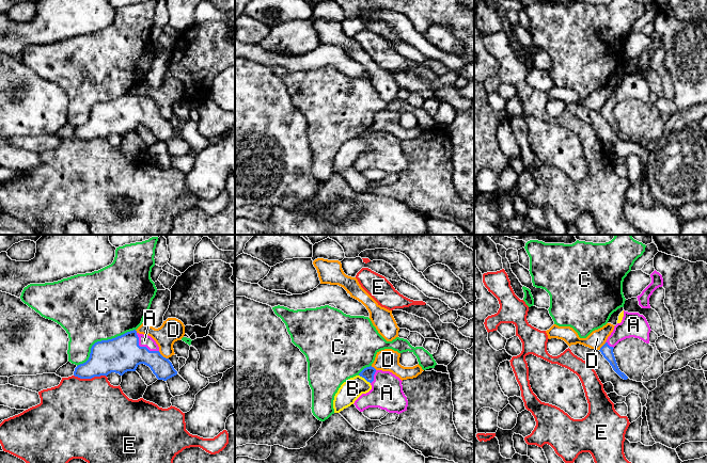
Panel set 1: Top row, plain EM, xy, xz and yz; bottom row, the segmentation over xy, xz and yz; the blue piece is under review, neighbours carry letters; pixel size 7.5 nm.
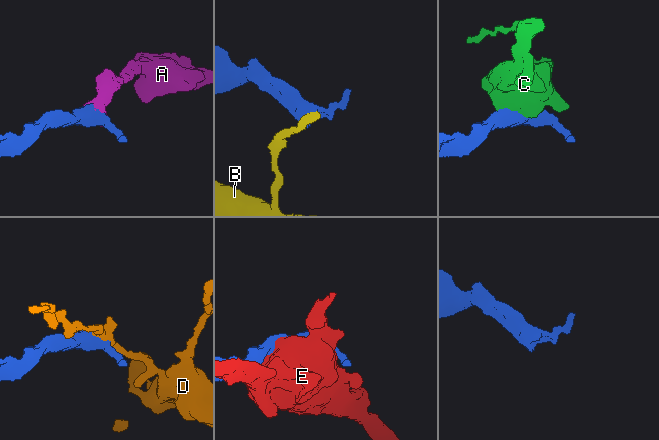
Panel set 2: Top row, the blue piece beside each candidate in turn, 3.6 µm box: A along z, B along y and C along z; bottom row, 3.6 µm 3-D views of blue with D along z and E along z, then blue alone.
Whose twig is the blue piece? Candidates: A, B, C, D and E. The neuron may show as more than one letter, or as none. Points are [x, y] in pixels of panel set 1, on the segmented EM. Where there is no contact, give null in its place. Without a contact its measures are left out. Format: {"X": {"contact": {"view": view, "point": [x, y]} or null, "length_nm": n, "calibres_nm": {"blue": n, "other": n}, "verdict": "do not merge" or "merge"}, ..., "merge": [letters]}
{"A": {"contact": {"view": "xy", "point": [143, 347]}, "length_nm": 220, "calibres_nm": {"blue": 280, "other": 100}, "verdict": "merge"}, "B": {"contact": {"view": "xz", "point": [364, 378]}, "length_nm": 110, "calibres_nm": {"blue": 90, "other": 160}, "verdict": "do not merge"}, "C": {"contact": {"view": "xy", "point": [101, 340]}, "length_nm": 500, "calibres_nm": {"blue": 280, "other": 500}, "verdict": "do not merge"}, "D": {"contact": {"view": "xy", "point": [162, 356]}, "length_nm": 100, "calibres_nm": {"blue": 200, "other": 180}, "verdict": "do not merge"}, "E": {"contact": {"view": "xy", "point": [90, 378]}, "length_nm": 240, "calibres_nm": {"blue": 260, "other": 500}, "verdict": "do not merge"}, "merge": ["A"]}

